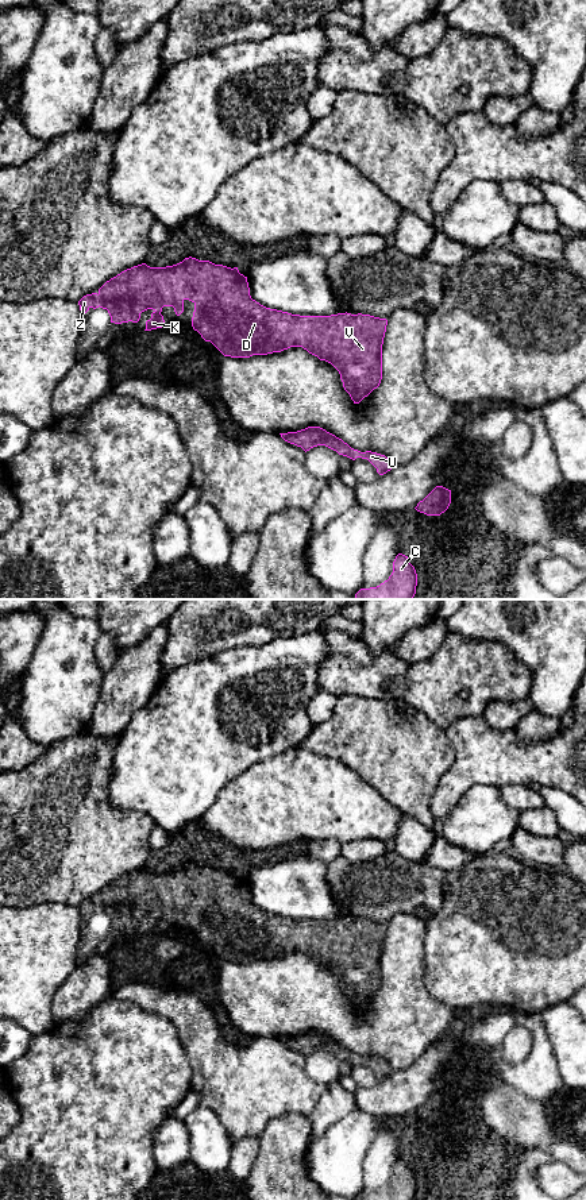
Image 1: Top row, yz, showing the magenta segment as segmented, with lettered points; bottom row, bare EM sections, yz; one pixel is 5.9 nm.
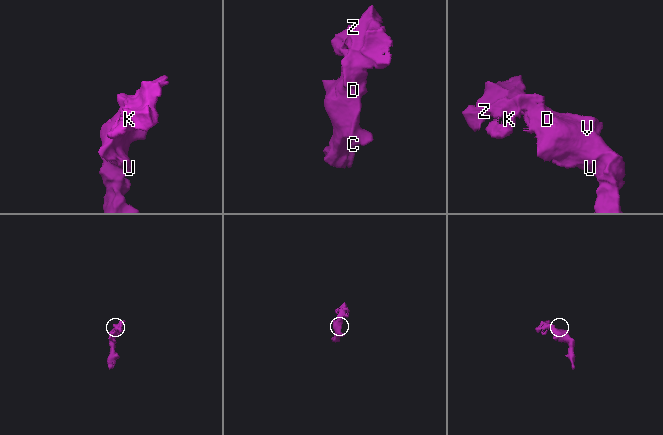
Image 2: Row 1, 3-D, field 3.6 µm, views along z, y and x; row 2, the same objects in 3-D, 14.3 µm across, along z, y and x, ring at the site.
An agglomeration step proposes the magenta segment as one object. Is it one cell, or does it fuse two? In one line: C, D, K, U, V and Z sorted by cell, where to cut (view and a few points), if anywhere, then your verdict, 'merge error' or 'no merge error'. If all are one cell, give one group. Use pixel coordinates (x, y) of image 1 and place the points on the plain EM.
groups C D K U V Z; cut none; no merge error

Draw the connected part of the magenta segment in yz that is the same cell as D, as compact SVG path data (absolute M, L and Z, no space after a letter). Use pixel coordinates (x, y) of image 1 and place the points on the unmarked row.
M192 861L166 872L150 872L142 868L111 883L97 898L84 900L78 910L81 919L90 912L107 914L111 927L115 929L138 927L142 917L153 914L144 934L151 935L163 931L165 925L161 919L163 911L173 911L180 921L185 904L194 908L193 934L224 961L250 962L302 952L339 976L343 992L354 1008L359 1008L381 988L386 923L347 917L331 921L300 921L266 912L251 903L247 881L240 879L238 872L231 873Z

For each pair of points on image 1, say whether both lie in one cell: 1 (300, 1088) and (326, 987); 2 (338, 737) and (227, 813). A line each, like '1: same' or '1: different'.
1: different
2: different

